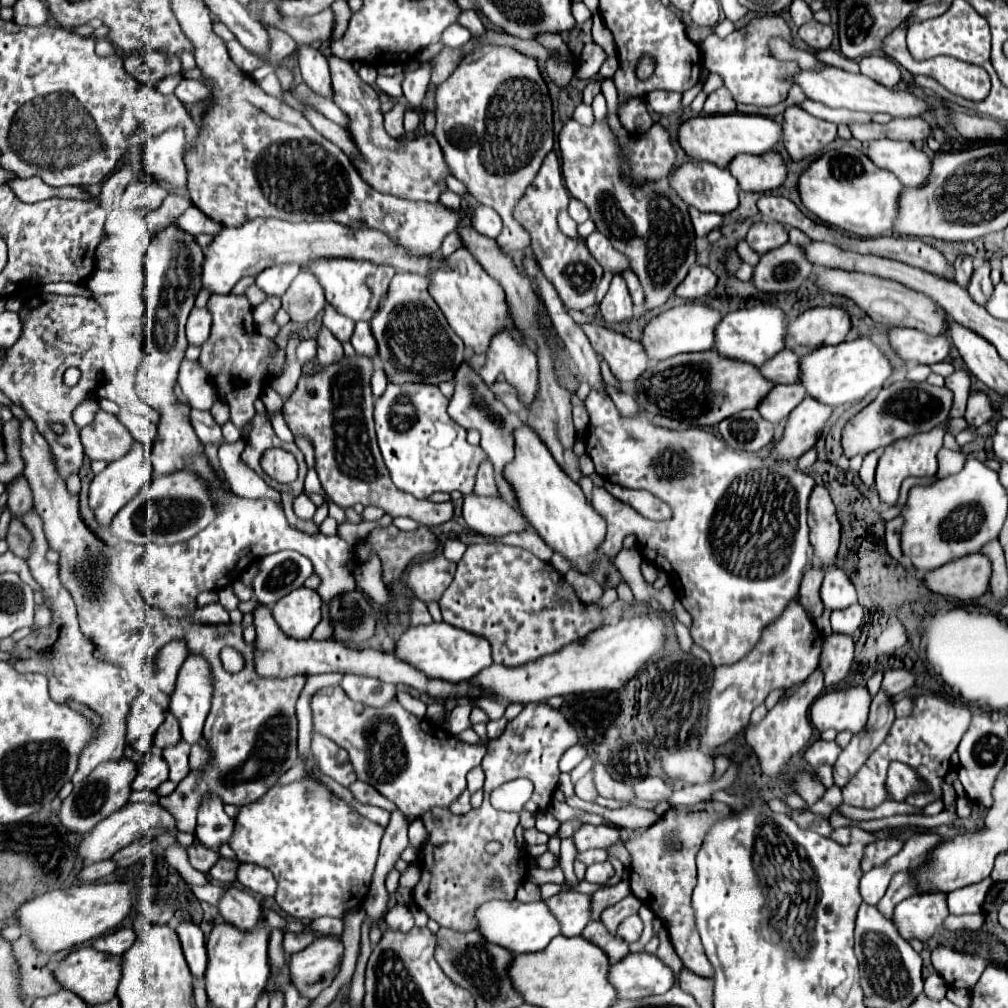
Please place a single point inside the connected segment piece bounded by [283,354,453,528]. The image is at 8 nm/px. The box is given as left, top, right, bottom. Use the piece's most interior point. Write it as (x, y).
(338, 417)

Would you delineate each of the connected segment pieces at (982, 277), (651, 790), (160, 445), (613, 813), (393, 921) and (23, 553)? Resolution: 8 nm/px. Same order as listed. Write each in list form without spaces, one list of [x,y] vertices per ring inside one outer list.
[[[985,260],[979,268],[973,270],[973,278],[969,280],[969,286],[967,286],[971,298],[973,298],[977,304],[981,304],[981,306],[987,302],[987,298],[989,298],[991,292],[993,292],[993,282],[991,282],[991,278],[989,278],[989,272],[991,272],[991,266],[989,266],[989,262]]]
[[[647,778],[635,786],[637,798],[649,800],[649,802],[663,802],[669,800],[673,790],[661,780],[661,778]]]
[[[167,224],[155,236],[145,254],[145,302],[147,302],[147,322],[145,322],[145,356],[137,374],[137,394],[161,414],[159,434],[149,454],[155,474],[171,474],[189,466],[189,454],[203,450],[201,440],[189,424],[189,408],[179,404],[173,386],[177,382],[179,364],[187,350],[185,322],[195,304],[197,294],[201,292],[201,246],[195,242],[195,236],[181,230],[175,224]]]
[[[577,795],[572,796],[570,800],[577,802],[577,804],[571,804],[571,806],[577,806],[577,808],[583,808],[587,812],[595,812],[603,818],[607,818],[609,822],[617,824],[617,826],[623,826],[623,828],[637,828],[637,826],[651,826],[653,822],[659,820],[659,816],[651,810],[643,810],[643,808],[637,808],[637,806],[623,806],[623,808],[603,808],[603,806],[597,806],[593,802],[583,802]]]
[[[395,904],[387,914],[385,914],[385,922],[391,930],[401,930],[401,932],[409,932],[413,928],[413,914],[409,912],[409,908],[405,904]]]
[[[11,520],[9,532],[7,532],[7,544],[9,544],[9,550],[15,556],[19,556],[23,560],[29,558],[33,536],[31,536],[31,532],[25,528],[25,524],[21,520]]]

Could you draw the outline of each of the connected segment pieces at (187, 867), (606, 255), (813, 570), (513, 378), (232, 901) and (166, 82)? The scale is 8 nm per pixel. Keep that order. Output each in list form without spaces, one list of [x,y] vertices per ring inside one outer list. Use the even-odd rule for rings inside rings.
[[[173,844],[173,846],[165,848],[165,860],[173,868],[177,868],[177,872],[187,880],[187,884],[207,884],[205,874],[193,870],[193,866],[191,866],[191,862],[189,862],[189,858],[181,846]]]
[[[593,232],[589,238],[587,238],[587,248],[591,252],[591,256],[605,268],[605,270],[611,270],[611,272],[625,272],[629,270],[629,260],[625,260],[625,256],[621,252],[617,252],[609,238],[603,236],[601,232]]]
[[[813,564],[805,576],[803,576],[803,582],[801,582],[801,602],[805,606],[805,610],[809,612],[809,616],[817,622],[821,612],[823,612],[823,602],[821,602],[821,596],[819,596],[819,588],[821,588],[821,582],[823,582],[823,576],[825,576],[825,568],[819,566],[819,564]]]
[[[499,334],[495,336],[491,350],[487,354],[473,354],[467,358],[469,366],[473,366],[473,370],[477,370],[477,374],[481,374],[481,378],[487,384],[493,384],[497,374],[505,374],[505,380],[517,390],[519,402],[523,402],[525,410],[531,408],[535,396],[537,396],[537,374],[539,374],[539,366],[537,366],[537,356],[529,350],[527,344],[517,344],[513,338],[509,338],[509,334]]]
[[[237,886],[225,888],[217,908],[225,922],[235,924],[241,930],[255,928],[261,916],[261,904],[247,890],[241,890]]]
[[[173,74],[171,78],[163,78],[161,82],[157,82],[157,90],[161,92],[161,94],[173,94],[173,90],[175,90],[175,86],[179,84],[179,80],[181,80],[181,74]]]

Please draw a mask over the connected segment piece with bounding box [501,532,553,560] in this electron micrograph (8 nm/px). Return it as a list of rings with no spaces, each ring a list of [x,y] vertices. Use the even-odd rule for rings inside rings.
[[[533,532],[509,534],[509,536],[503,536],[501,542],[503,544],[513,544],[513,546],[521,546],[521,548],[533,552],[541,560],[551,560],[551,554],[553,554],[553,550],[549,550],[549,546],[545,546],[545,542],[541,542],[541,536],[533,534]]]

